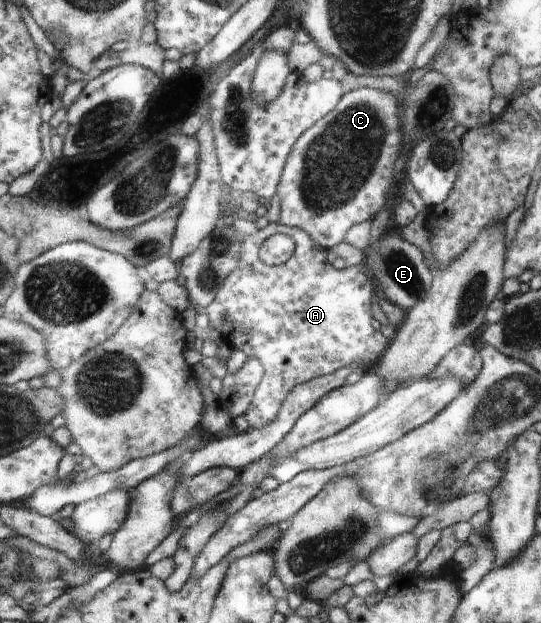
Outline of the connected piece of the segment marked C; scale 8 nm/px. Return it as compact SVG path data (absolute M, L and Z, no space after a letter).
M372 88L345 91L338 105L304 131L291 148L285 162L277 194L280 198L278 223L306 231L306 234L322 249L328 249L344 241L344 236L354 224L370 221L385 207L387 196L394 183L395 164L402 147L400 133L400 107L398 97Z

